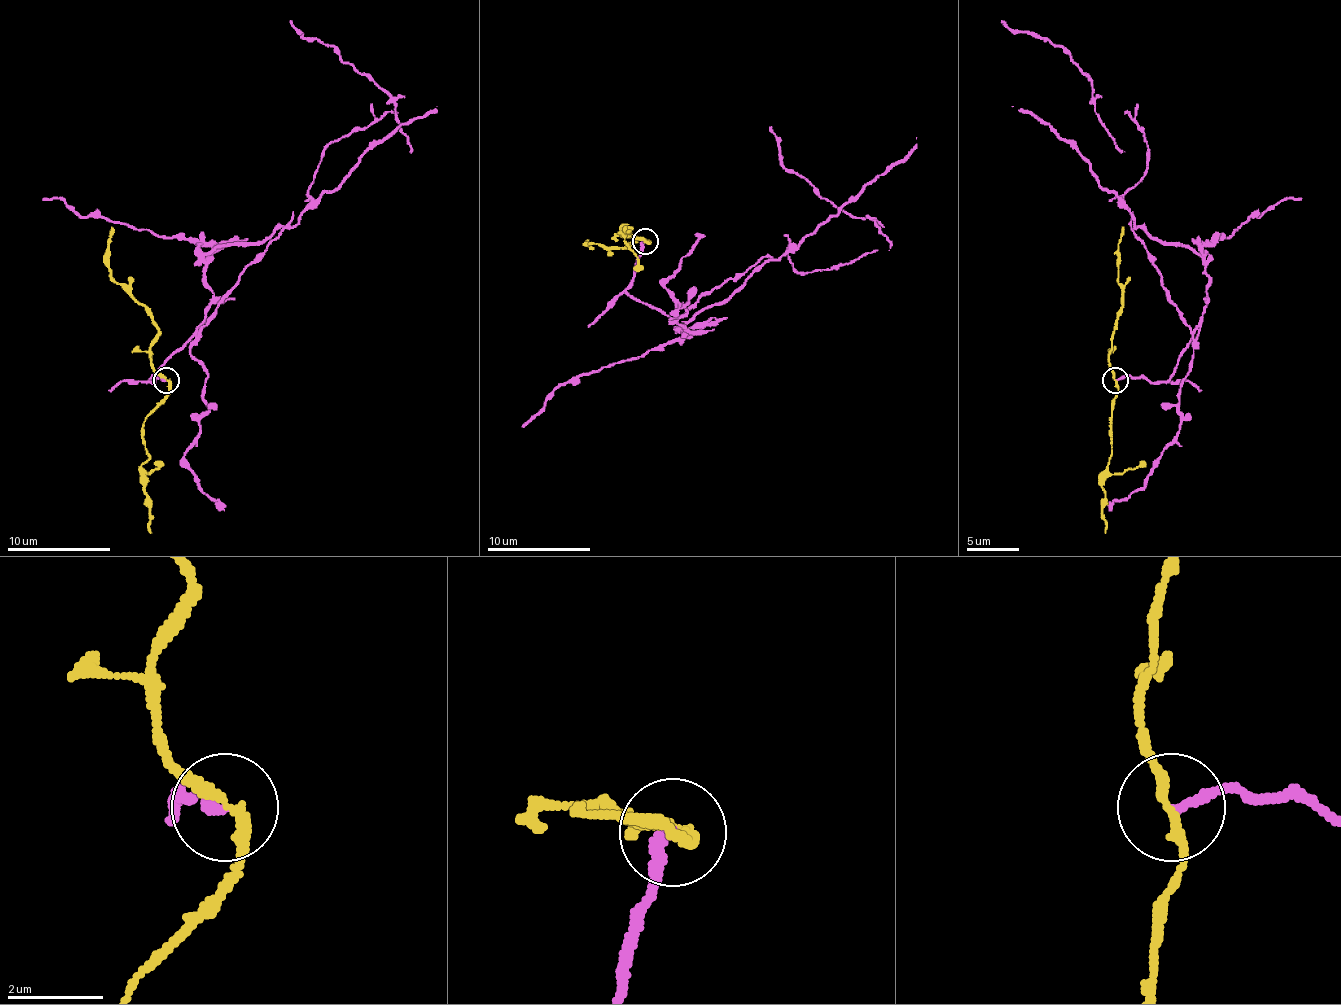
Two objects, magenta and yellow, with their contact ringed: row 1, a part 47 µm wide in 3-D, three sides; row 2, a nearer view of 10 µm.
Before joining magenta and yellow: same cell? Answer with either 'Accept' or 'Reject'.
Reject

